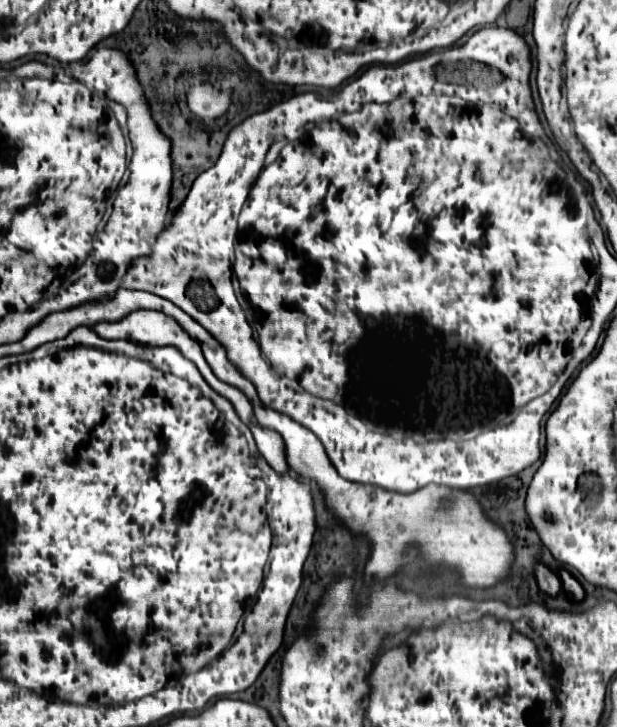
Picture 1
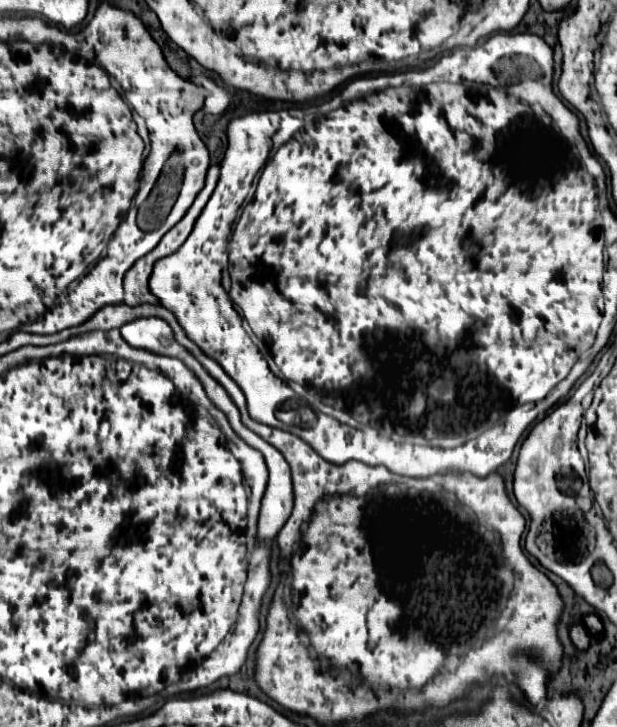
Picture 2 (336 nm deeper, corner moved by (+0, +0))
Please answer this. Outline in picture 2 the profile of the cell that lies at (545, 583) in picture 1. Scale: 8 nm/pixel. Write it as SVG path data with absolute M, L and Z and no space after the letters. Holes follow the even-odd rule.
M573 625L571 627L571 639L575 643L575 647L579 651L587 651L589 649L589 643L591 643L591 637L587 633L587 629L583 625Z

